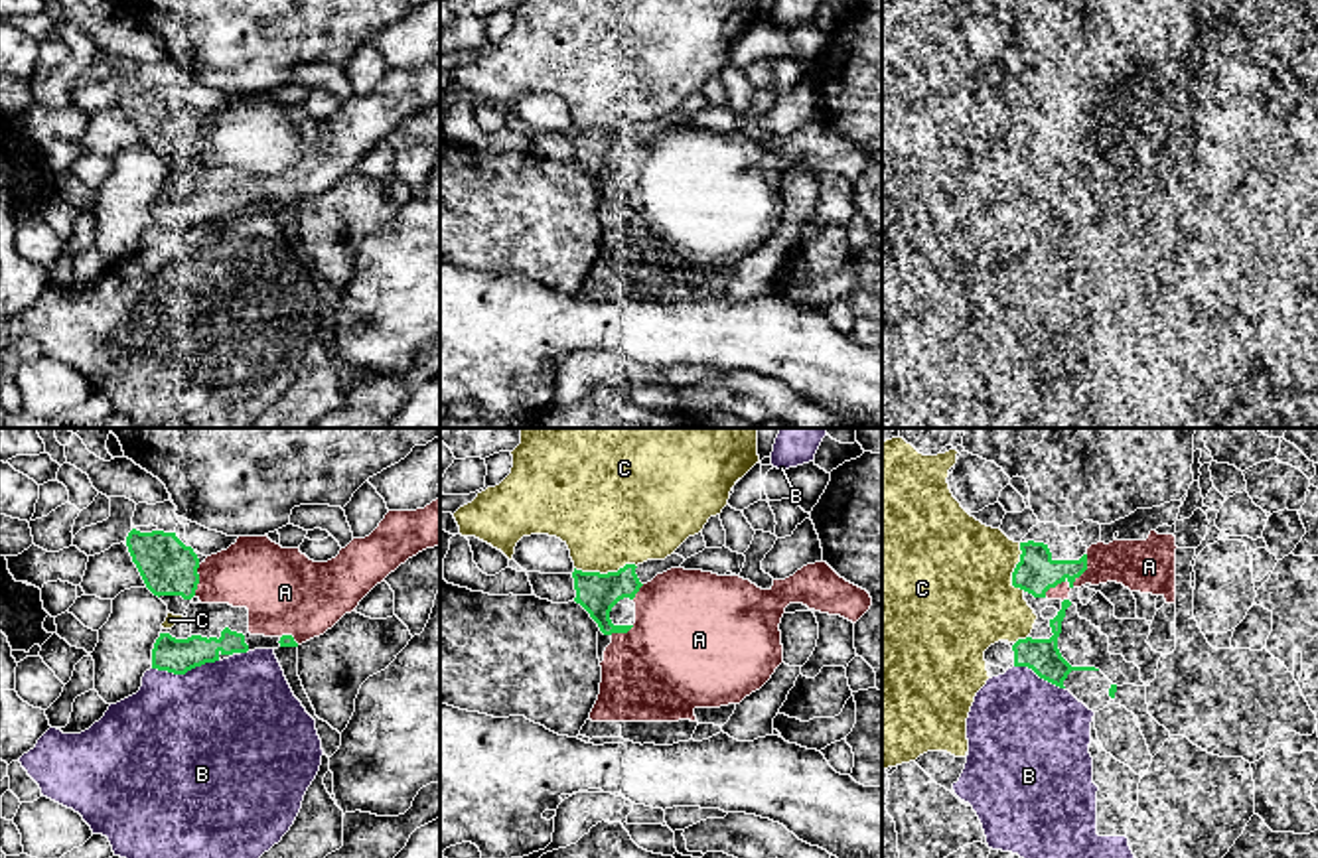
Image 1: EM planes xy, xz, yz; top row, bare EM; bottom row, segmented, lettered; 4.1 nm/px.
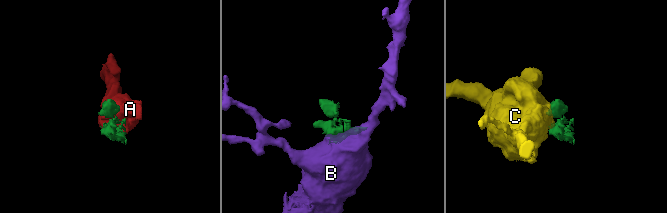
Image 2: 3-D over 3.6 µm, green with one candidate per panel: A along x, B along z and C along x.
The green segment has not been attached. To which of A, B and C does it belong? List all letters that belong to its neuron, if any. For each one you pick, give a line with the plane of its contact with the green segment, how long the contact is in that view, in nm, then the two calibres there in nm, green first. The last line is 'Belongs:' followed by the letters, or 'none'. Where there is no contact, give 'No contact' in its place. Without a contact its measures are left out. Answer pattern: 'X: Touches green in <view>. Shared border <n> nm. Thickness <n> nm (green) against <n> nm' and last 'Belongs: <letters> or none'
A: Touches green in yz. Shared border 260 nm. Thickness 170 nm (green) against 180 nm
Belongs: A

